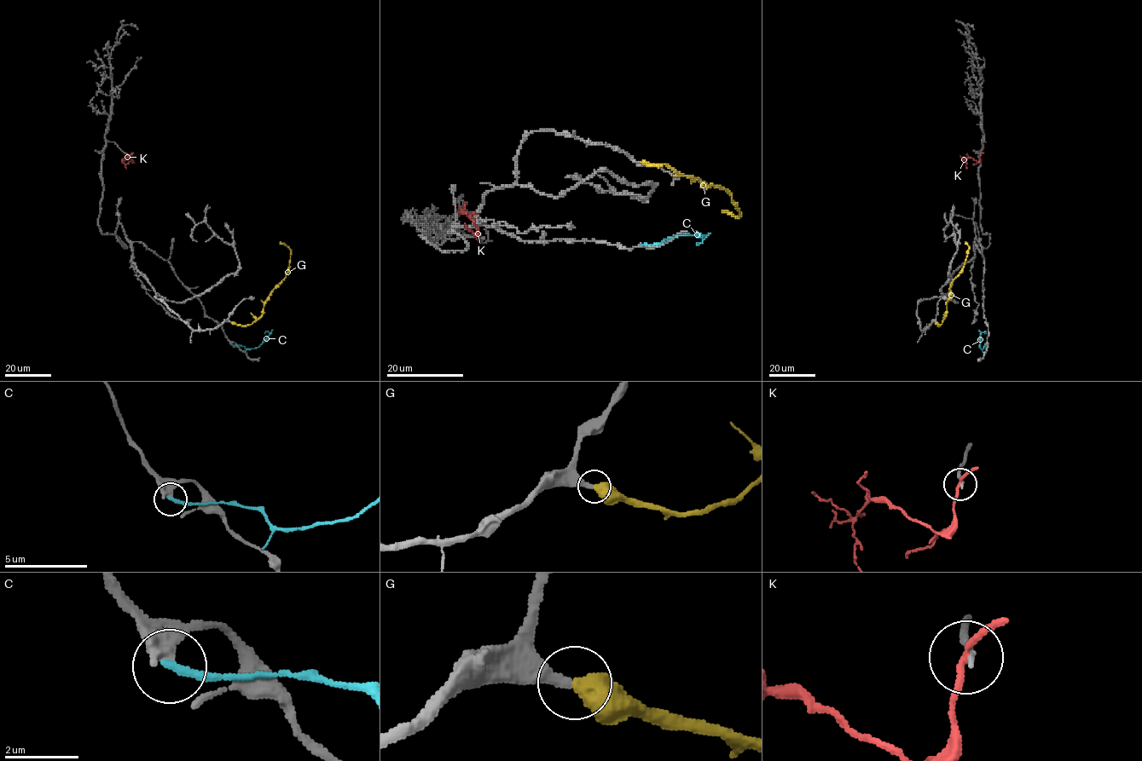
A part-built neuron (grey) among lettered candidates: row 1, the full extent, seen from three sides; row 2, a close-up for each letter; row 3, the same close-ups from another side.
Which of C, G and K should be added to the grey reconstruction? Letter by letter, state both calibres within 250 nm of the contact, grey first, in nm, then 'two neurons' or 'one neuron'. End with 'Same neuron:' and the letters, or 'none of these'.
C: calibres 420 and 200 nm; two neurons
G: calibres 360 and 550 nm; one neuron
K: calibres 190 and 160 nm; two neurons
Same neuron: G

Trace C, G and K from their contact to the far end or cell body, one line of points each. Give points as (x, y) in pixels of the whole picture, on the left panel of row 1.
C: (232, 344), (257, 348), (269, 333), (266, 331), (264, 333)
G: (231, 322), (246, 325), (255, 321), (262, 314), (263, 303), (285, 277), (290, 250), (279, 242)
K: (131, 155), (133, 162), (128, 157), (124, 160), (126, 168)

